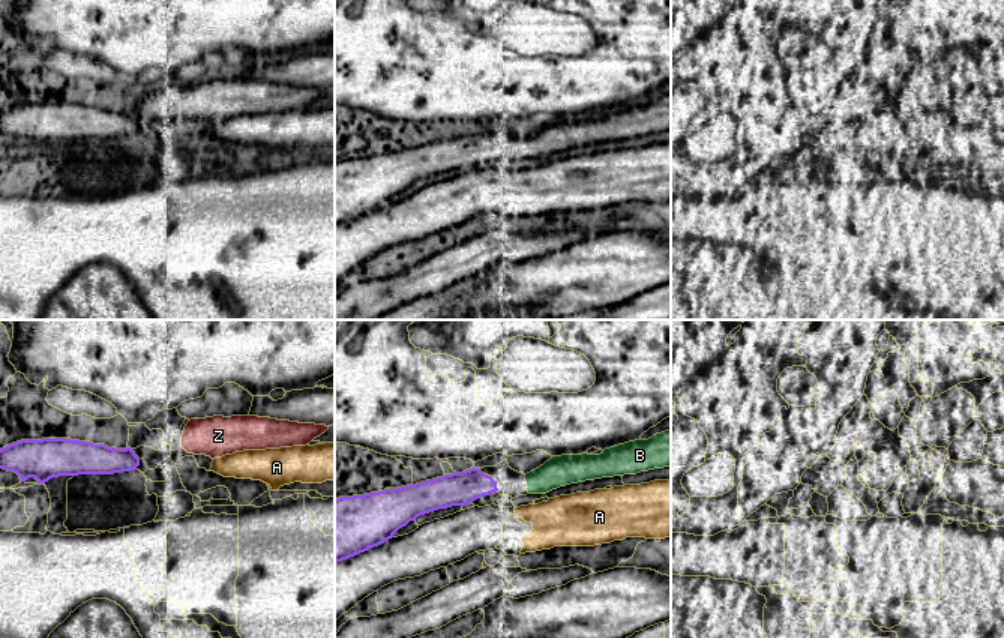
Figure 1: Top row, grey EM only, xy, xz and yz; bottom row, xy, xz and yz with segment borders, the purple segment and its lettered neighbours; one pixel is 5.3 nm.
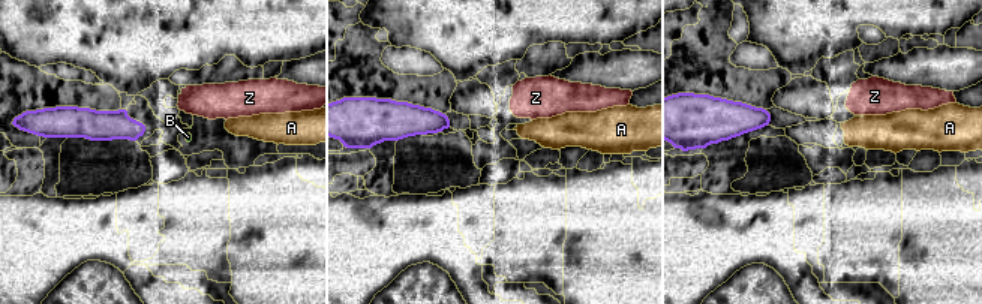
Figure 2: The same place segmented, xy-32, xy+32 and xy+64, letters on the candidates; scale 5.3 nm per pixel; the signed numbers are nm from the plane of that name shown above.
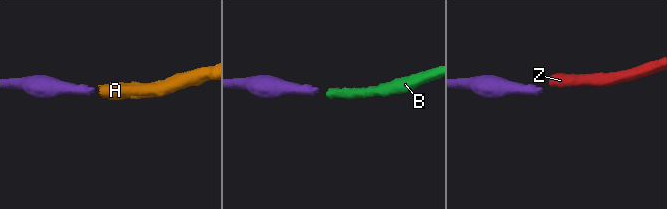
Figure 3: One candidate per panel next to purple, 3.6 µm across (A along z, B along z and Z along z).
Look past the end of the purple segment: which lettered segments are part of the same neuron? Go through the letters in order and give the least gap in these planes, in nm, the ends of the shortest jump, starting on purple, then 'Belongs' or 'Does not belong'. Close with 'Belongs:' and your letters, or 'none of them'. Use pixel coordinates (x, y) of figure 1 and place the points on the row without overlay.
A: Distance 140 nm. Across: xz (497, 153), (515, 171). Does not belong
B: Distance 160 nm. Across: xz (497, 152), (526, 144). Belongs
Z: Distance 240 nm. Across: xy (138, 122), (182, 110). Does not belong
Belongs: B

